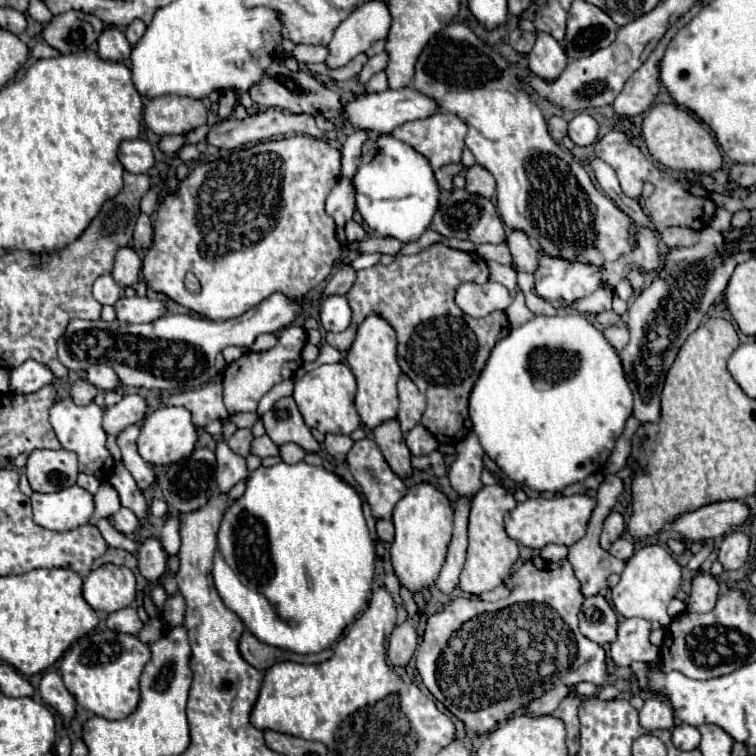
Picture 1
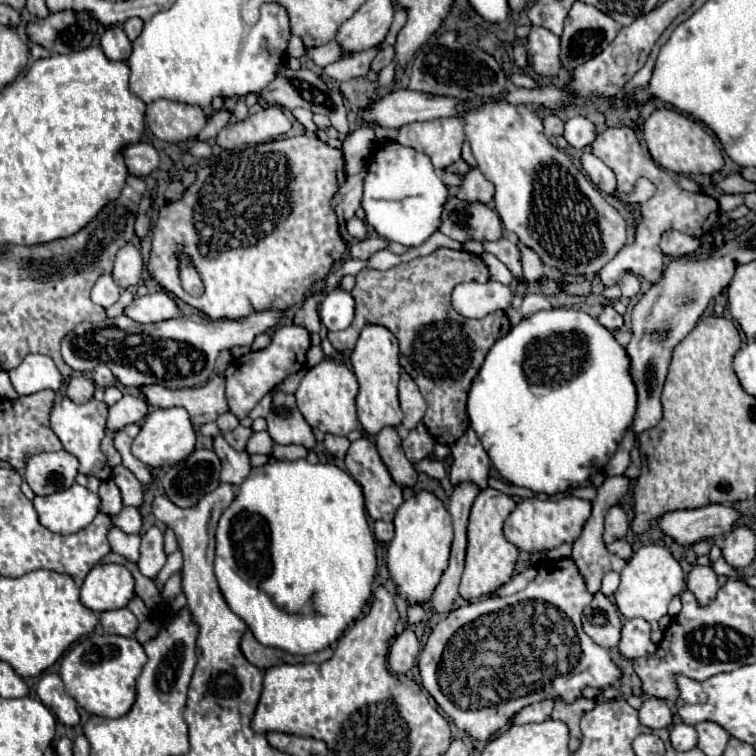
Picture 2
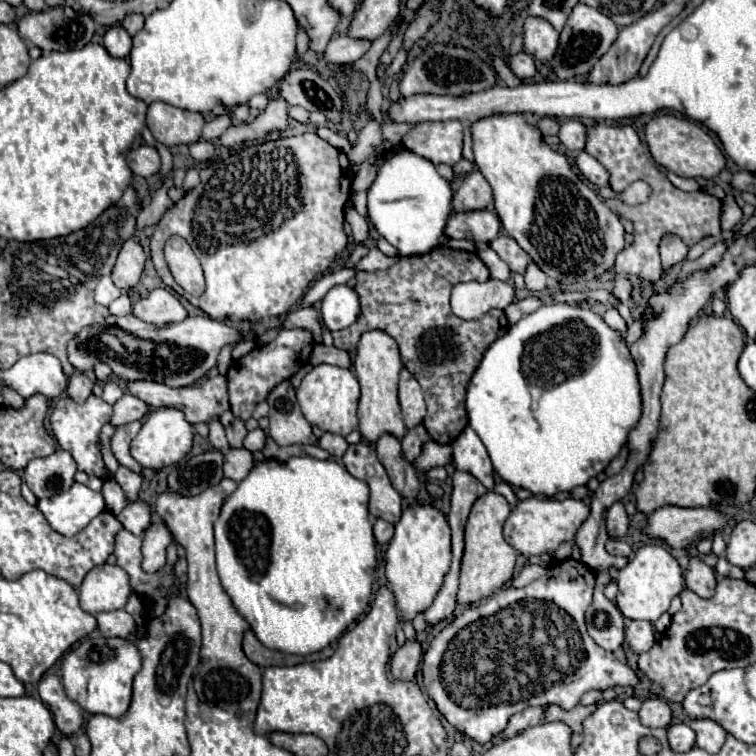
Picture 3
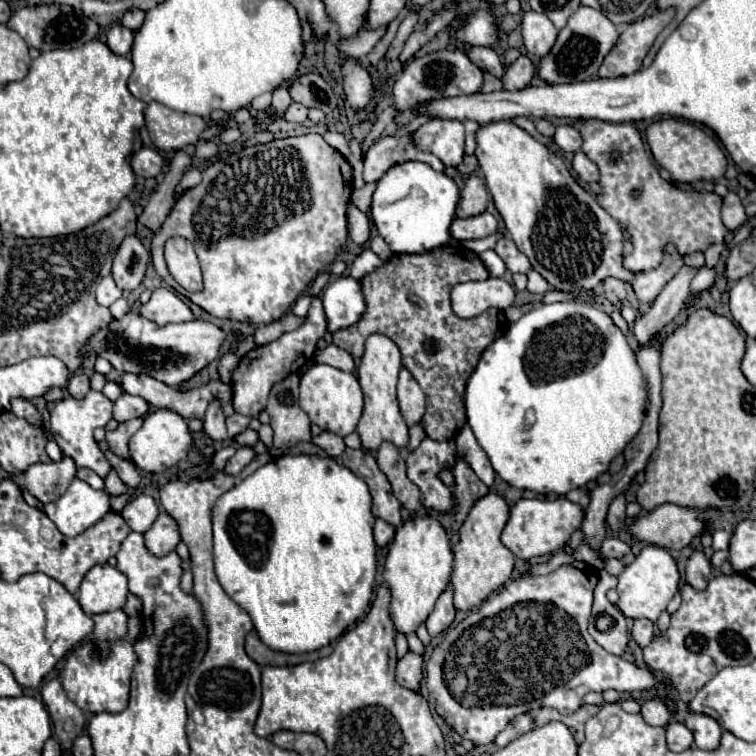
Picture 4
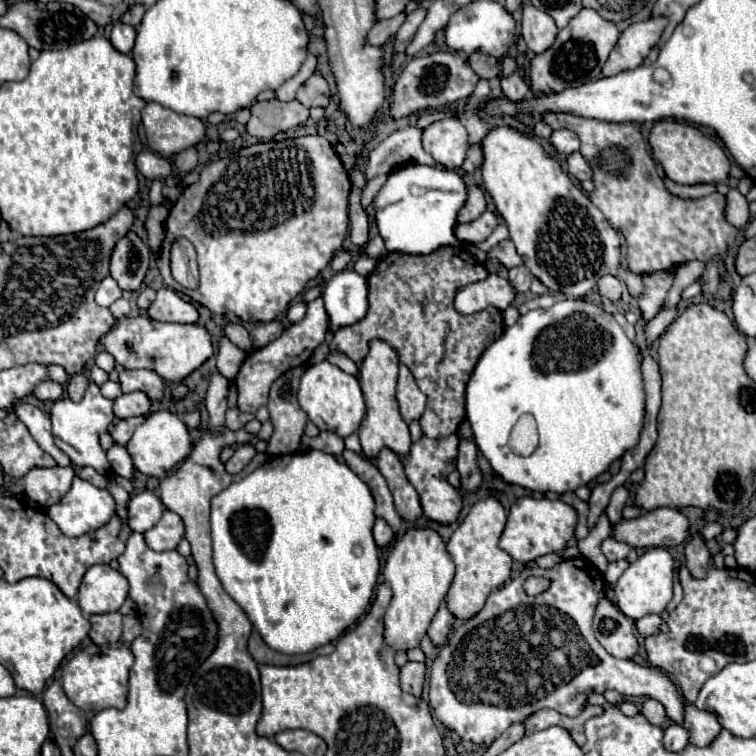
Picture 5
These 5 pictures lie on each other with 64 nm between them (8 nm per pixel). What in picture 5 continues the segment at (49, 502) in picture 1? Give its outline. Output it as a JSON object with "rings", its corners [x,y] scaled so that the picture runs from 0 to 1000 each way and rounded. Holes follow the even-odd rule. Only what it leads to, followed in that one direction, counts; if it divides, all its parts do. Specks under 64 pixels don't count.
{"rings":[[[101,630],[98,638],[95,638],[95,646],[90,648],[90,653],[77,667],[63,669],[61,680],[74,690],[74,696],[82,701],[82,706],[108,709],[114,704],[122,704],[122,701],[138,696],[153,680],[153,664],[151,664],[151,659],[146,656],[143,648],[127,646],[127,643],[122,643],[114,635]]]}

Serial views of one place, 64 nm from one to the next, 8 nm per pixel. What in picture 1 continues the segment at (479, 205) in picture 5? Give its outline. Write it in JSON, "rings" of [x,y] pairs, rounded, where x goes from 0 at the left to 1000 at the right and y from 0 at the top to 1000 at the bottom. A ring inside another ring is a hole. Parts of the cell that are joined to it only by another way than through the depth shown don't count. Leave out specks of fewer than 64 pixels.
{"rings":[[[627,217],[616,228],[616,251],[624,257],[635,257],[643,262],[651,262],[656,254],[656,238],[653,233],[635,217]]]}

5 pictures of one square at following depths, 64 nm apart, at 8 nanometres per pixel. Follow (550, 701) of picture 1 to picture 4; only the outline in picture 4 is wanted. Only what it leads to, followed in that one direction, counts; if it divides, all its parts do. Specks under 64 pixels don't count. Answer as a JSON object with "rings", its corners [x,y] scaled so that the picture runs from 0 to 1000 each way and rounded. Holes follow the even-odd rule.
{"rings":[[[690,942],[688,947],[683,947],[680,952],[672,955],[672,960],[667,963],[667,968],[661,968],[661,971],[656,974],[656,984],[659,984],[659,987],[669,987],[669,984],[675,984],[677,979],[688,976],[690,971],[696,971],[698,966],[704,966],[704,963],[706,963],[706,950],[704,950],[698,942]]]}

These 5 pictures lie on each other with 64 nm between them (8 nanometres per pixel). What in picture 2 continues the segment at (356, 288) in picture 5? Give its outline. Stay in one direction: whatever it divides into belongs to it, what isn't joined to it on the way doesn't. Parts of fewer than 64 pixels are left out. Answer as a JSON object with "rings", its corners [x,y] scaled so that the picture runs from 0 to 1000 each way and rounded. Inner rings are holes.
{"rings":[[[450,381],[434,386],[429,399],[423,402],[423,423],[434,437],[455,437],[463,431],[468,421],[468,394],[463,386]]]}

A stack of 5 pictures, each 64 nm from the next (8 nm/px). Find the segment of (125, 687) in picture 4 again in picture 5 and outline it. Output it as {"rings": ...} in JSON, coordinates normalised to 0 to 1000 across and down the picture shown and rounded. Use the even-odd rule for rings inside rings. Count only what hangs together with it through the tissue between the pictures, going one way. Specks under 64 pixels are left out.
{"rings":[[[156,849],[156,852],[116,852],[111,857],[103,857],[98,862],[98,868],[85,878],[82,884],[82,910],[87,915],[87,921],[95,926],[95,931],[101,931],[106,939],[111,942],[132,942],[138,937],[164,937],[167,931],[167,921],[169,921],[169,889],[177,878],[177,868],[175,860],[167,849]]]}

